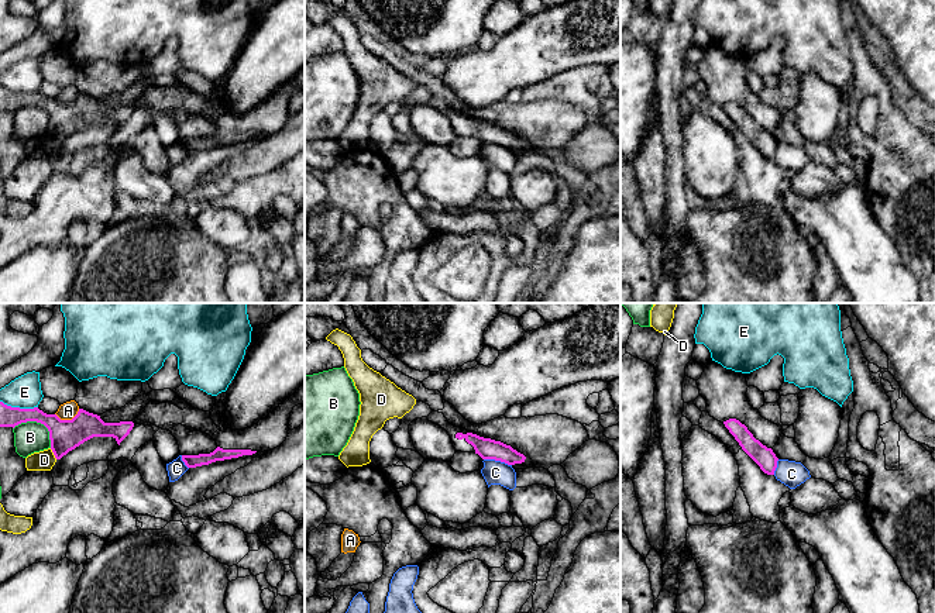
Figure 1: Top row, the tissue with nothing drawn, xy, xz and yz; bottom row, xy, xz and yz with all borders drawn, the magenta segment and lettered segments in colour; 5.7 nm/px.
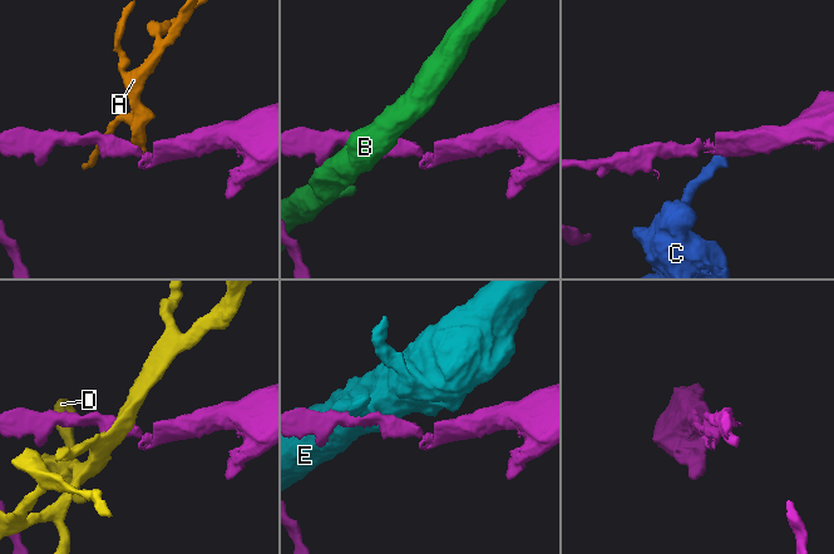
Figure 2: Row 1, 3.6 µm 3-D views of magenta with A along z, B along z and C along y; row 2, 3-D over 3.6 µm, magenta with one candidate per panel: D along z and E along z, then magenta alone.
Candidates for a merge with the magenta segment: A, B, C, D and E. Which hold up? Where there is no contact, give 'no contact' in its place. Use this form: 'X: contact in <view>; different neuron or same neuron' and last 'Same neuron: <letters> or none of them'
A: contact in xy; different neuron
B: contact in xy; different neuron
C: contact in xz; different neuron
D: contact in xy; different neuron
E: contact in xy; different neuron
Same neuron: none of them

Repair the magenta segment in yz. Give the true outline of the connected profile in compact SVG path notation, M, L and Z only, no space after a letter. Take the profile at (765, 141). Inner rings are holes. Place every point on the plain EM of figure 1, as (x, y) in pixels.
M736 103L723 106L725 111L739 127L742 134L760 151L767 159L774 159L778 142L771 132L763 130L753 118Z

